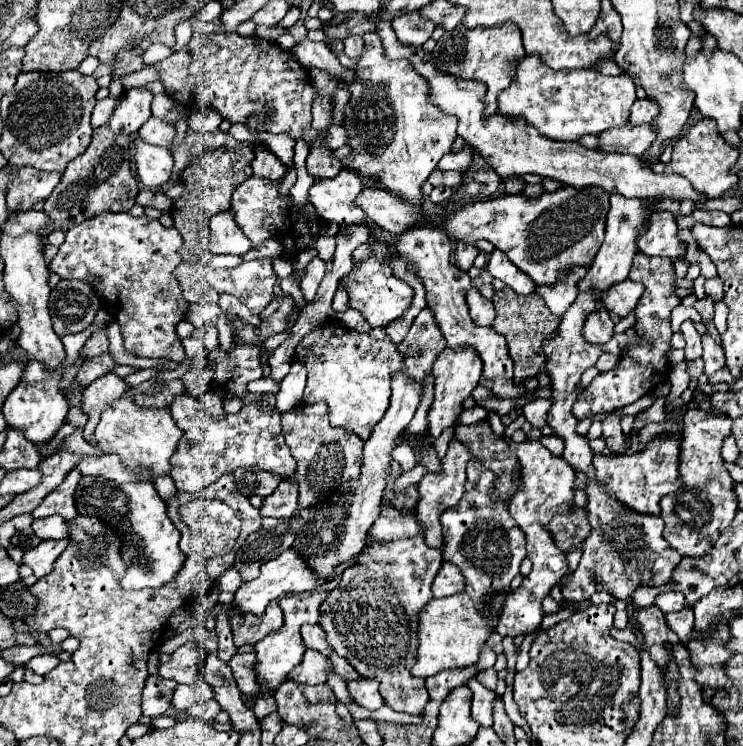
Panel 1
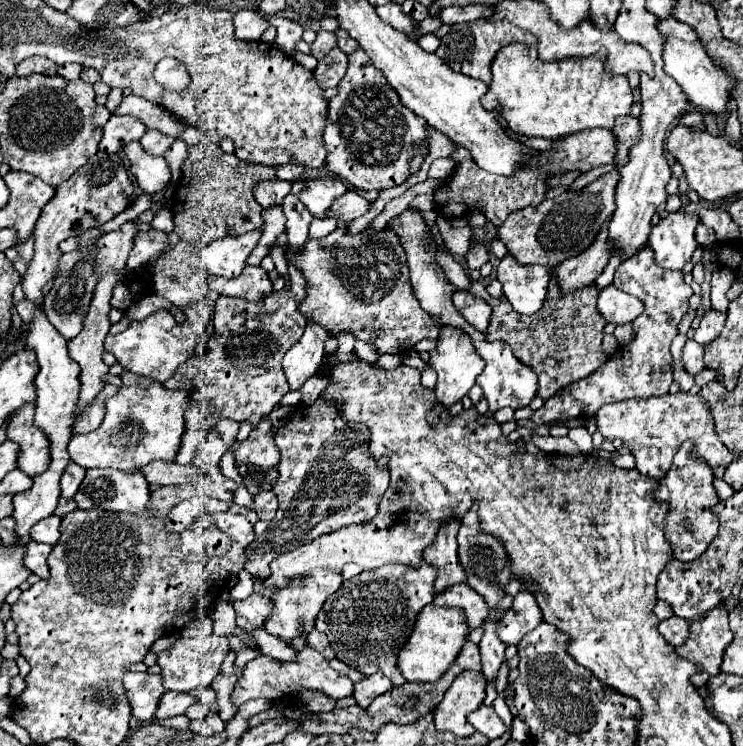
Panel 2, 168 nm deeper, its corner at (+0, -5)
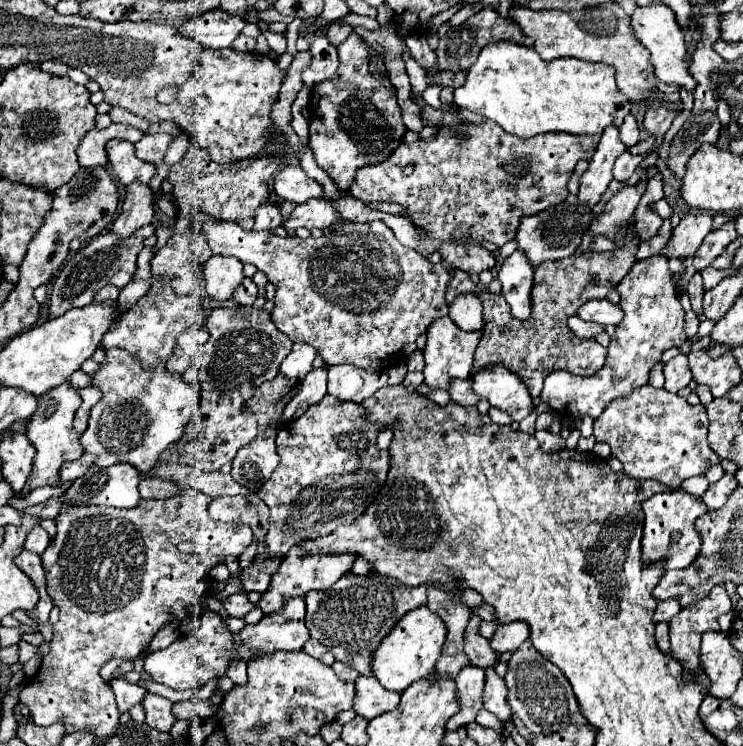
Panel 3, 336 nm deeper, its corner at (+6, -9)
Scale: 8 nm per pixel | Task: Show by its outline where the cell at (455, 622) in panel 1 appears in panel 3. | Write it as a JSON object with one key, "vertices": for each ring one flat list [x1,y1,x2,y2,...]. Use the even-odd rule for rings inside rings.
{"vertices":[[427,607,405,613,405,617,397,621,397,625,391,629,391,633,385,635,385,641,381,641,381,645,373,653,373,661,371,661,373,675,379,679,379,683,385,689,401,693,413,681,423,679,429,673,433,673,435,663,441,657,445,635,447,635,445,623,441,621,441,617,431,613]]}

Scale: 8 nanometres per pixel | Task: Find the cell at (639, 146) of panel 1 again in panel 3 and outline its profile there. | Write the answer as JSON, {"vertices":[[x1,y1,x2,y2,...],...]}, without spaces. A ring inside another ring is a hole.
{"vertices":[[489,119,479,123,465,121,465,133,469,133,469,141,457,141,457,133,449,133,449,129,439,129,439,133,431,141,419,139,415,143,401,143,381,165,367,165,365,169,359,169,353,185,349,187,349,193,365,205,371,201,389,201,401,205,405,211,403,217,429,235,429,239,415,249,423,257,439,251,441,243,449,239,457,239,463,243,471,241,477,245,481,245,483,241,491,241,497,247,503,247,515,237,521,217,535,215,567,199,567,181,577,161,589,161,597,149,597,141,601,139,569,133,544,133,541,137,531,137,529,141,523,141,505,133,497,123],[407,165,413,165,413,173,409,177,403,173]]}

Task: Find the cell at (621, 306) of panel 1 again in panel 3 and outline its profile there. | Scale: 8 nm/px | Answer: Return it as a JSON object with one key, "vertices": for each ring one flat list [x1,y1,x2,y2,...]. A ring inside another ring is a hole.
{"vertices":[[591,299,577,309,577,317,601,325,617,325,623,319,623,311,607,299]]}

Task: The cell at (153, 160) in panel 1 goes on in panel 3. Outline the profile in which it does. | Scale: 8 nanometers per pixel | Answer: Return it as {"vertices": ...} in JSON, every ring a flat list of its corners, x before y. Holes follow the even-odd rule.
{"vertices":[[113,139,107,143,105,151,107,151,111,171,117,175,119,183,123,183,123,185,129,185,133,181,149,183,149,179,155,173,153,163,145,163,135,157,135,147,129,141]]}

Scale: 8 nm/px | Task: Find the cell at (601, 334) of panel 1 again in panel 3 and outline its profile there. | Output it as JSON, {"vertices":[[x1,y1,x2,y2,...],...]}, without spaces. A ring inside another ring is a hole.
{"vertices":[[635,219,629,221,629,229,623,237,615,237,615,251,607,253,575,253,573,257,565,257,561,261,545,261,545,265,537,265,533,277,533,315,525,321,517,321,509,313,509,305,503,295,493,295,489,291,481,291,467,273,453,271,445,300,451,304,455,293,475,293,483,303,483,337,475,351,475,361,471,373,477,373,481,367,489,365,505,365,511,373,517,373,521,381,529,387,531,397,539,397,543,389,543,379,553,371,569,371,573,375,593,375,597,373,607,357,607,349,597,345,593,339,579,339,569,327,567,317,575,315,577,307,587,303,589,299,605,297,613,289,613,281,621,281,633,263,637,261,637,247,641,243,639,237,629,241,629,233,633,233]]}

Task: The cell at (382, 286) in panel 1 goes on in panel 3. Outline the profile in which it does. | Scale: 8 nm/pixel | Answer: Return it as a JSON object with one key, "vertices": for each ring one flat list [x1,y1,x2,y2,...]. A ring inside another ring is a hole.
{"vertices":[[195,213,191,227,205,237,213,255,237,257,241,263,251,263,267,275,277,289,271,315,275,327,293,343,313,345,325,365,351,363,373,373,403,363,417,349,417,337,425,333,435,319,449,313,445,305,445,291,451,279,449,271,441,263,433,265,413,249,401,245,383,221,341,221,329,235,321,235,319,239,277,237,269,231,245,231,233,223,213,221,211,217,205,217,205,213]]}

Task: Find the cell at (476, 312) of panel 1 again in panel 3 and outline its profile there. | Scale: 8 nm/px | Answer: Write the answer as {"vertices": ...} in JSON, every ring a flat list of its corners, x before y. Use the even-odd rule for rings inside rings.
{"vertices":[[461,293,461,295,457,295,453,299,453,303,449,305,449,317,463,331,479,331,483,327,481,313,483,313,481,301,473,293]]}

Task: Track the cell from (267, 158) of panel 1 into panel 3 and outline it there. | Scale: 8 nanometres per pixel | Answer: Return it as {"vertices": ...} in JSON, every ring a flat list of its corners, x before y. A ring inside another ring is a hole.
{"vertices":[[265,203,257,209,257,215,255,215,255,225,253,229,255,231,275,231,279,225,283,223,283,217,281,217,281,211,279,211,279,205,273,205,273,203]]}

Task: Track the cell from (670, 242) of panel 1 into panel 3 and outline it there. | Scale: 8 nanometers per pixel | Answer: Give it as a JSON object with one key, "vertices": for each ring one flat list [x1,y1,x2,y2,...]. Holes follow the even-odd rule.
{"vertices":[[697,213,697,215,685,215,679,225,673,229,671,239,667,247,661,251,665,257,689,257,697,251,705,235,713,227,713,215,709,213]]}

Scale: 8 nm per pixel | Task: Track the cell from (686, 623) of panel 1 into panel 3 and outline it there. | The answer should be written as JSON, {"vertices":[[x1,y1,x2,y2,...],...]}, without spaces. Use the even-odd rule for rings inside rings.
{"vertices":[[659,623,659,625,657,625,655,639,657,639,659,649,661,649,663,653,669,653,669,625,667,625,667,623]]}

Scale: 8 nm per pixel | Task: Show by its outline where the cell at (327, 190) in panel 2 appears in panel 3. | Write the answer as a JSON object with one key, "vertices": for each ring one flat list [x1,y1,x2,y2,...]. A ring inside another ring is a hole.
{"vertices":[[285,165,275,181,273,181,273,191,287,201,295,201,297,205,305,203,311,197,321,197,323,189,317,181,309,179,305,171,299,165]]}

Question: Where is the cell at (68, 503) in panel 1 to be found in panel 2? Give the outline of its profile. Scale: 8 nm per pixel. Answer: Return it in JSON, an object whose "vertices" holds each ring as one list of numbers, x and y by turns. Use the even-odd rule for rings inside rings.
{"vertices":[[69,463,65,467,63,477,61,477,61,497,63,499,73,499,81,481,83,481,83,477,85,477,85,469,75,465,75,463]]}

